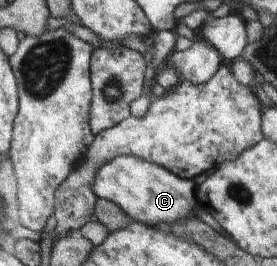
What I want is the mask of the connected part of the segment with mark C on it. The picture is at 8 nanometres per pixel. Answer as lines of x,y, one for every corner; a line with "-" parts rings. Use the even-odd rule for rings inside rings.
132,154
118,156
103,163
95,172
91,190
97,199
116,204
131,220
150,227
159,222
170,225
194,214
198,206
192,179
182,179
160,166
135,158

